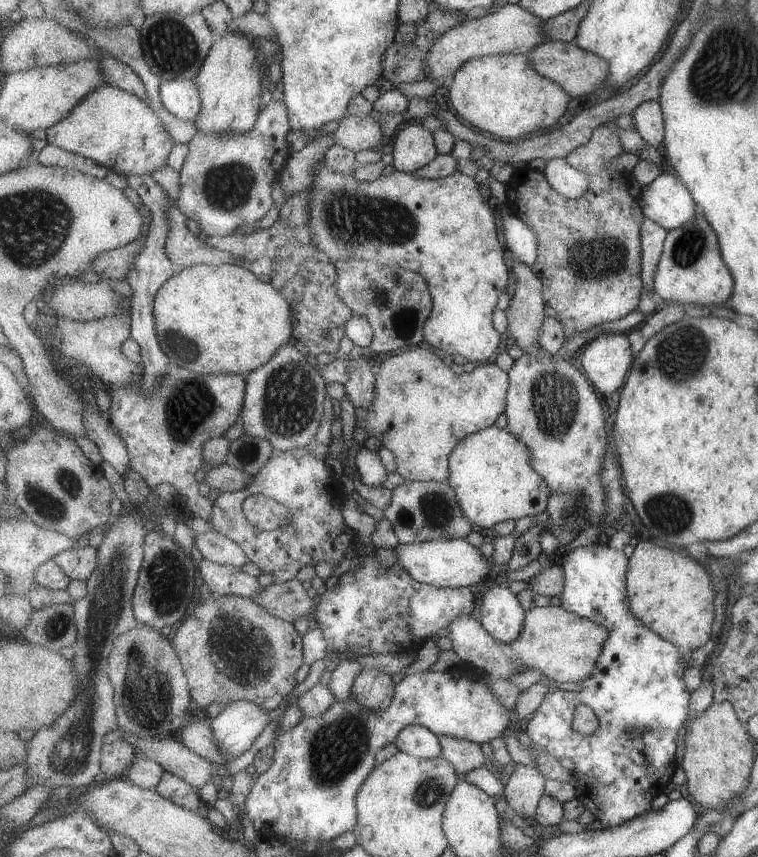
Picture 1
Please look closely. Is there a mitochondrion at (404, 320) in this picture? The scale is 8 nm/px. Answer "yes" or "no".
yes

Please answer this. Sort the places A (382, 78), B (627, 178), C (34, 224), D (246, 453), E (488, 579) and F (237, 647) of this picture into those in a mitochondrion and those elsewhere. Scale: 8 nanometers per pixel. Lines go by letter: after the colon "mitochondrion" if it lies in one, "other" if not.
A: other
B: other
C: mitochondrion
D: mitochondrion
E: other
F: mitochondrion

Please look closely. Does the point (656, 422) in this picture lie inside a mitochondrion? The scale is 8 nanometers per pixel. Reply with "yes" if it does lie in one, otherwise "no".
no

